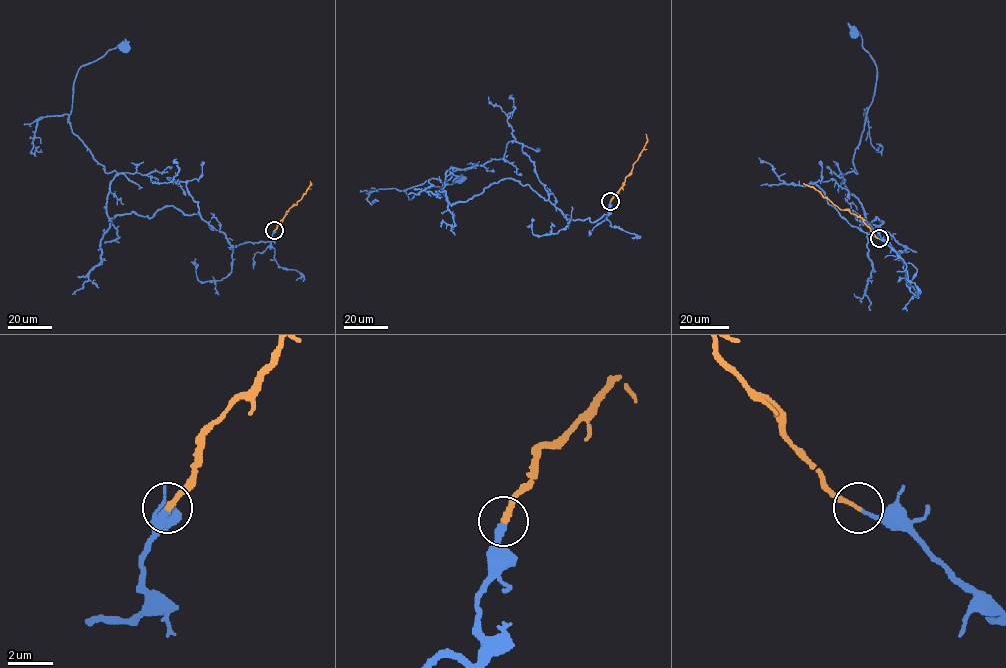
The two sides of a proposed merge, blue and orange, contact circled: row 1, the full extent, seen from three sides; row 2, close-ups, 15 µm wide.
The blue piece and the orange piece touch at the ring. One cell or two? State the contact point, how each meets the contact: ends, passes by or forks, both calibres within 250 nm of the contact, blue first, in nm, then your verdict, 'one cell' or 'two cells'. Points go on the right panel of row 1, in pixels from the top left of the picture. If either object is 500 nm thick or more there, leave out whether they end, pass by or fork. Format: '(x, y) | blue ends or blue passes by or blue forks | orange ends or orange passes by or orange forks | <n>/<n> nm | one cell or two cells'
(879, 238) | blue ends | orange ends | 200/200 nm | one cell

